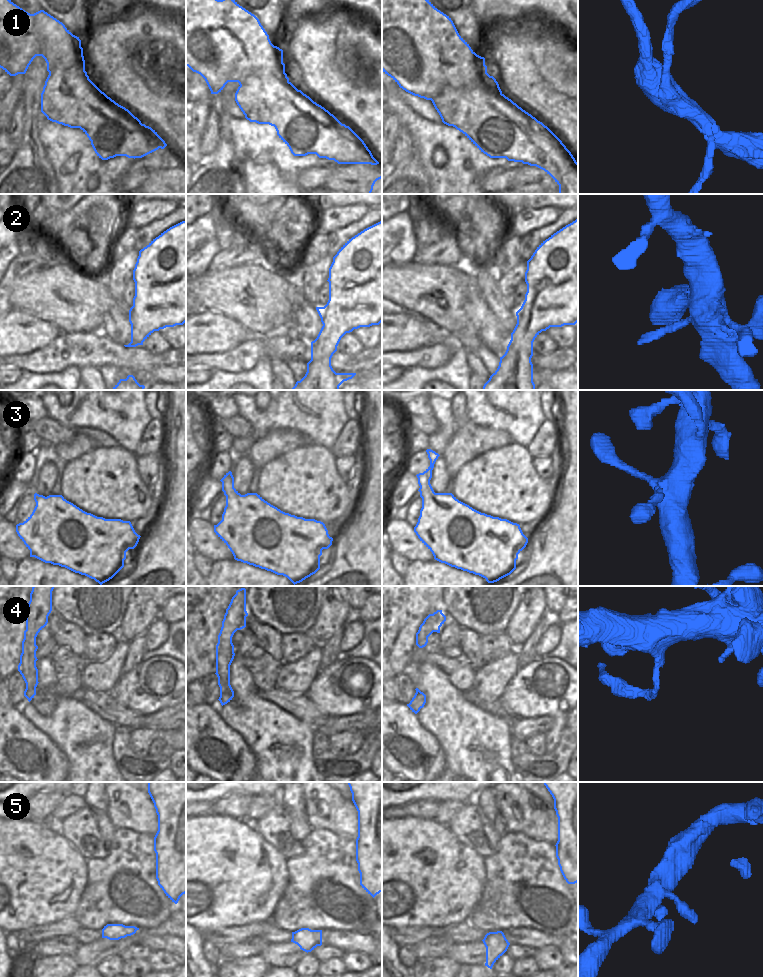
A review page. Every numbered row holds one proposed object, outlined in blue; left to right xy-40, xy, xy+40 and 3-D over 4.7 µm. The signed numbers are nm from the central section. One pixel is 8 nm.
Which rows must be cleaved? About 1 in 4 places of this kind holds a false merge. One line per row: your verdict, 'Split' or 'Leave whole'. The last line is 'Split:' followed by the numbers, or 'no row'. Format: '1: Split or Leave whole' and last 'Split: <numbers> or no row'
1: Split
2: Leave whole
3: Leave whole
4: Split
5: Leave whole
Split: 1, 4.

